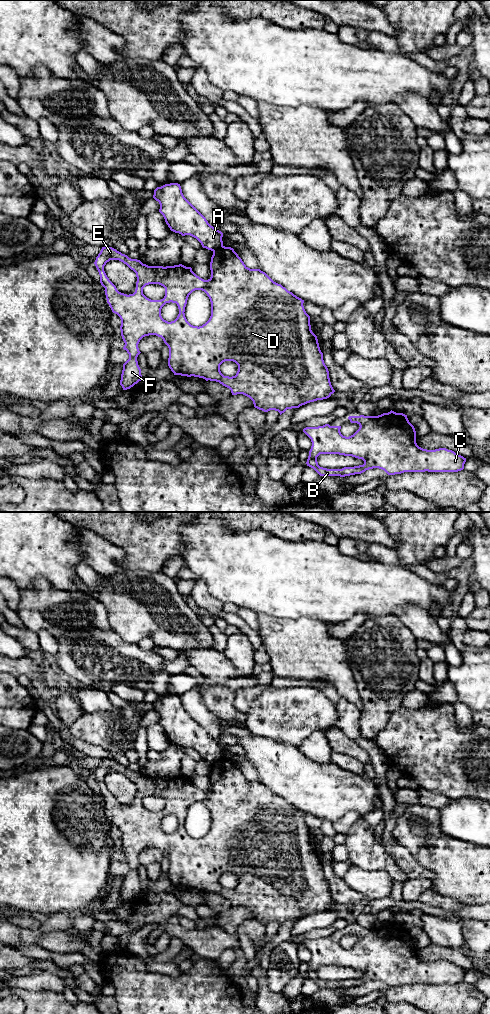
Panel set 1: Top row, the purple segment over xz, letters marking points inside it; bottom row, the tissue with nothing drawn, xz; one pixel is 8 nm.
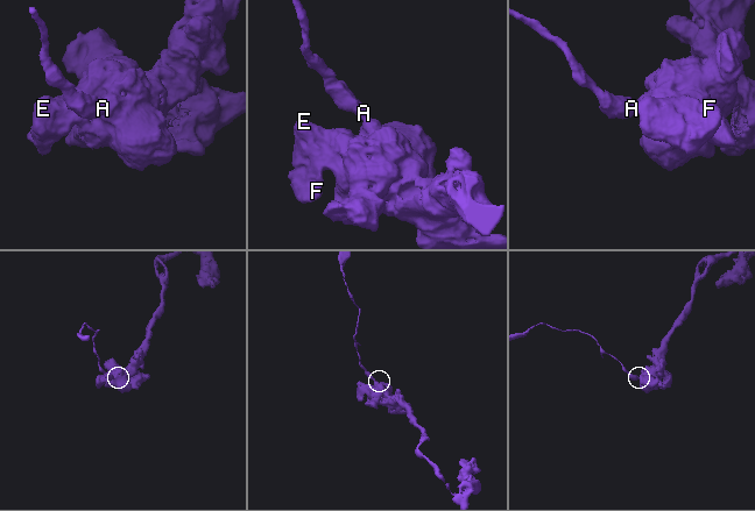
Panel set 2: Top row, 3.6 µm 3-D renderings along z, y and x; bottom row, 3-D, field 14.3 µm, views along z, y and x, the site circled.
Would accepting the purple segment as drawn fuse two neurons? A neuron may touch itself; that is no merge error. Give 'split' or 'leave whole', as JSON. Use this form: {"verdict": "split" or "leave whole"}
{"verdict": "split"}

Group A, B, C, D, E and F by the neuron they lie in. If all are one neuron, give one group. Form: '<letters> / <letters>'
A / B C D E F

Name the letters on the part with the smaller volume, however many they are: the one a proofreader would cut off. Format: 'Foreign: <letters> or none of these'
Foreign: A

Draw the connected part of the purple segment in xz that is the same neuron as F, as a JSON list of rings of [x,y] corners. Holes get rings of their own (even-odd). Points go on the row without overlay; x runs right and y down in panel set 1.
[[[221,758],[217,760],[216,762],[213,763],[213,767],[211,769],[211,774],[210,774],[210,782],[211,782],[211,789],[208,792],[204,792],[197,788],[193,783],[191,779],[186,779],[182,776],[179,777],[174,777],[174,778],[148,778],[146,776],[143,776],[140,772],[137,771],[131,771],[127,767],[122,766],[121,764],[117,763],[116,761],[112,759],[102,759],[100,765],[96,769],[96,772],[94,774],[99,787],[100,787],[100,795],[101,797],[105,800],[105,807],[107,811],[107,815],[109,816],[111,822],[113,825],[117,826],[120,831],[121,831],[121,848],[122,851],[125,855],[123,861],[127,863],[129,866],[129,871],[123,876],[123,882],[121,886],[121,892],[120,892],[120,897],[122,898],[123,902],[130,901],[133,899],[135,896],[137,896],[139,893],[142,891],[141,887],[141,881],[138,877],[137,869],[141,865],[138,860],[138,856],[140,852],[149,847],[156,847],[158,849],[161,849],[164,853],[164,855],[168,858],[169,860],[169,870],[168,870],[168,878],[171,881],[171,883],[174,885],[174,887],[181,887],[181,888],[187,888],[187,889],[199,889],[203,890],[206,893],[216,893],[222,896],[223,898],[229,900],[231,902],[232,907],[237,907],[237,906],[243,906],[247,909],[249,909],[254,916],[254,919],[262,922],[264,924],[268,924],[270,922],[275,922],[280,925],[284,925],[287,921],[292,921],[292,920],[299,920],[302,917],[305,917],[310,914],[314,914],[317,912],[323,912],[329,910],[335,902],[333,901],[330,890],[329,890],[329,883],[327,878],[324,875],[323,872],[323,865],[320,862],[319,855],[317,848],[312,844],[311,842],[311,837],[310,837],[310,828],[306,825],[303,815],[304,812],[301,810],[297,809],[294,807],[292,804],[288,803],[285,799],[283,799],[281,796],[278,796],[274,794],[265,784],[261,783],[260,781],[250,781],[248,780],[242,771],[238,768],[238,766],[234,763],[233,760],[231,759],[225,759]],[[110,772],[119,772],[126,776],[131,782],[133,782],[136,785],[137,789],[137,794],[136,794],[136,801],[133,806],[124,806],[121,805],[117,802],[116,798],[109,792],[107,789],[105,783],[104,783],[104,778],[106,777],[107,774]],[[149,796],[159,796],[165,800],[165,808],[161,812],[151,812],[147,810],[143,806],[143,800],[146,797]],[[195,802],[202,802],[204,803],[207,808],[210,811],[211,814],[211,828],[209,832],[203,836],[202,838],[193,838],[191,837],[186,829],[185,829],[185,819],[187,816],[187,812],[189,807],[195,803]],[[166,815],[176,815],[179,821],[179,826],[177,830],[174,833],[168,834],[164,832],[161,828],[161,821]],[[225,873],[233,873],[238,877],[238,883],[235,888],[229,889],[229,888],[224,888],[221,883],[220,883],[220,877],[225,874]]]

